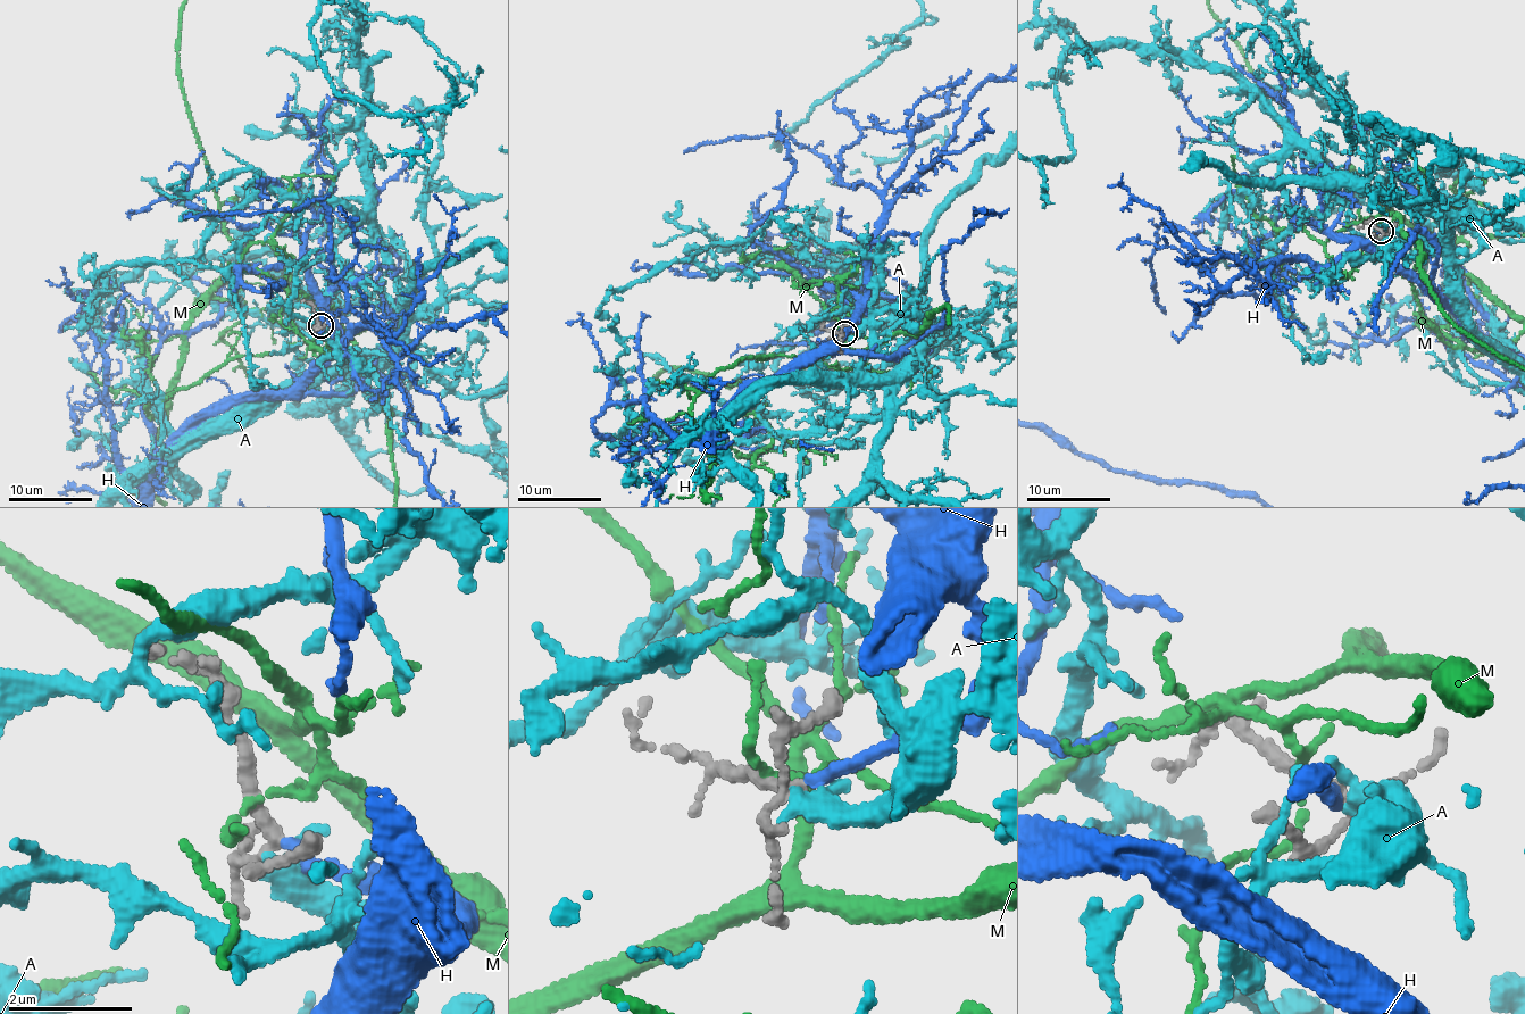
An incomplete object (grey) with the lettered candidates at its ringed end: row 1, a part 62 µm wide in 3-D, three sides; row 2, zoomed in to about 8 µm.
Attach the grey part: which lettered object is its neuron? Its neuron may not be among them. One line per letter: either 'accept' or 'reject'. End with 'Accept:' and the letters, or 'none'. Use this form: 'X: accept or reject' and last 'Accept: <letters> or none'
A: reject
H: accept
M: reject
Accept: H

